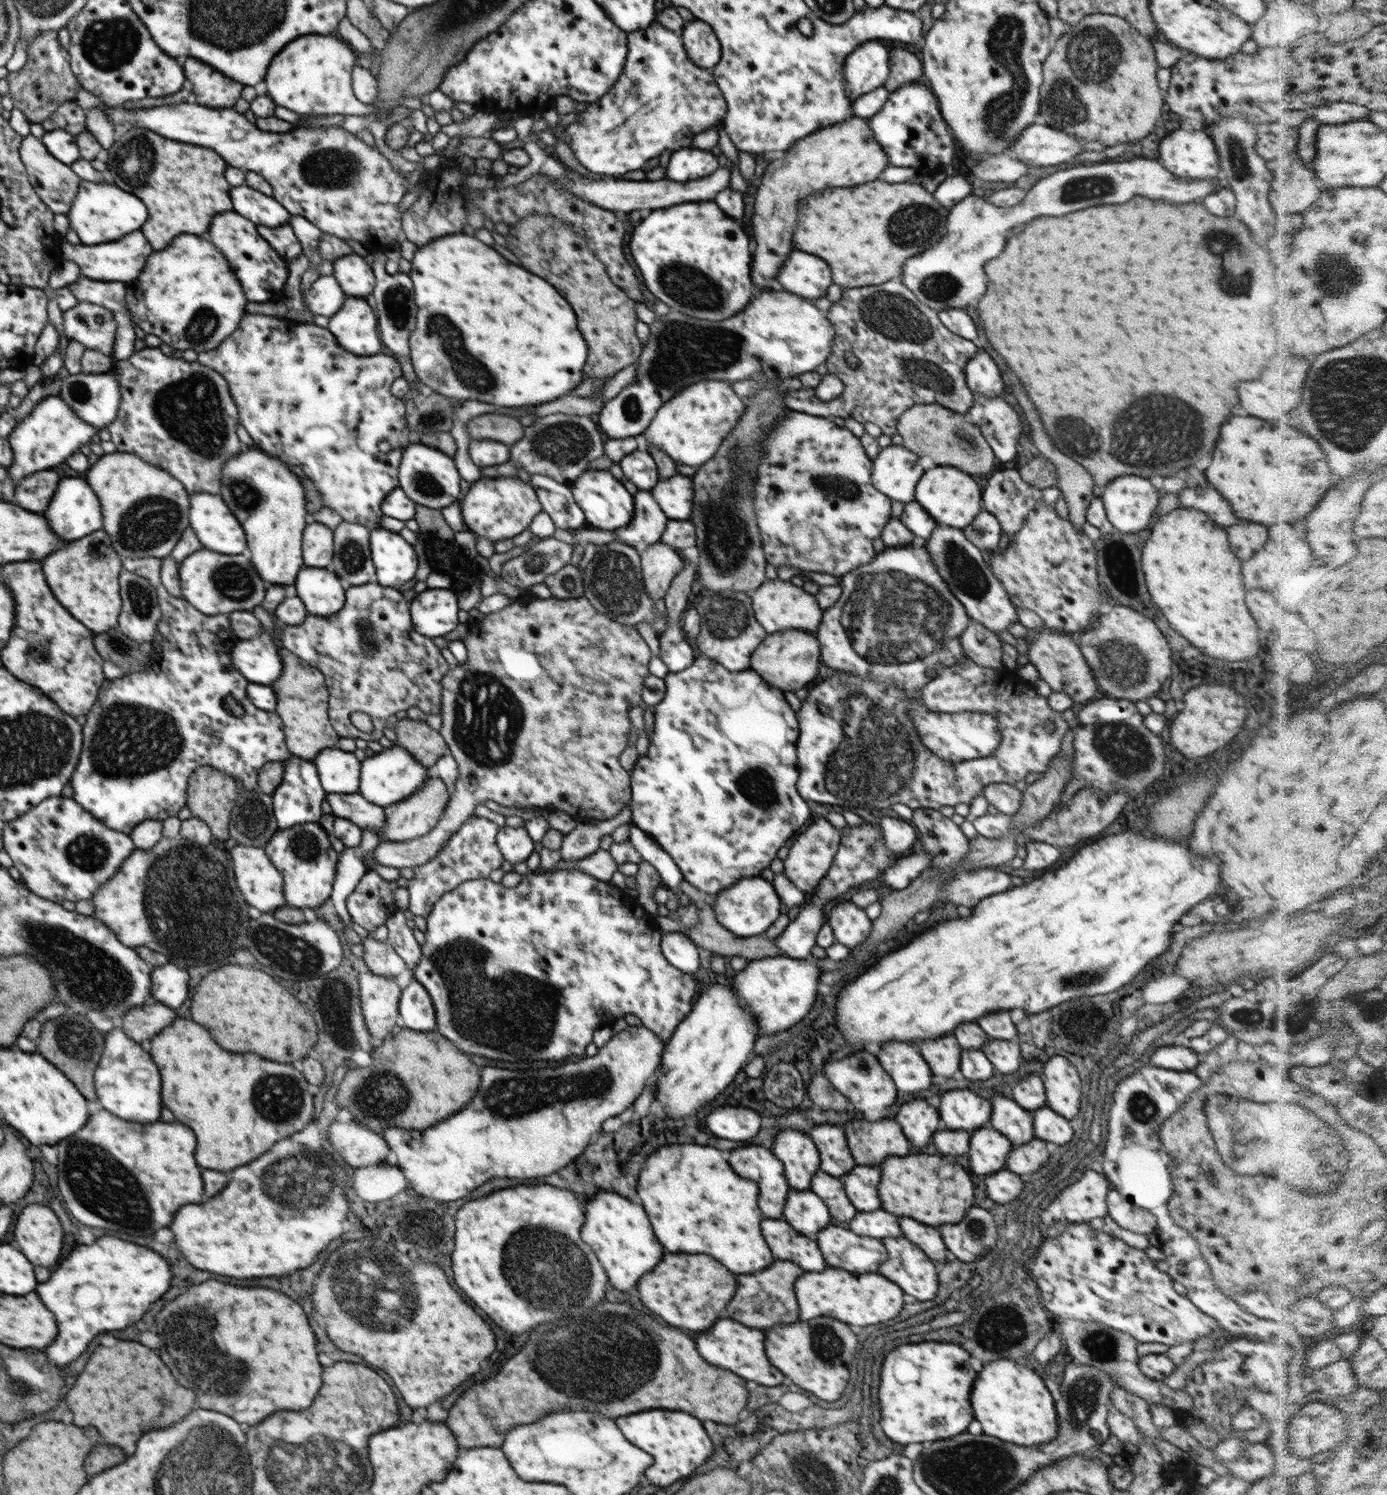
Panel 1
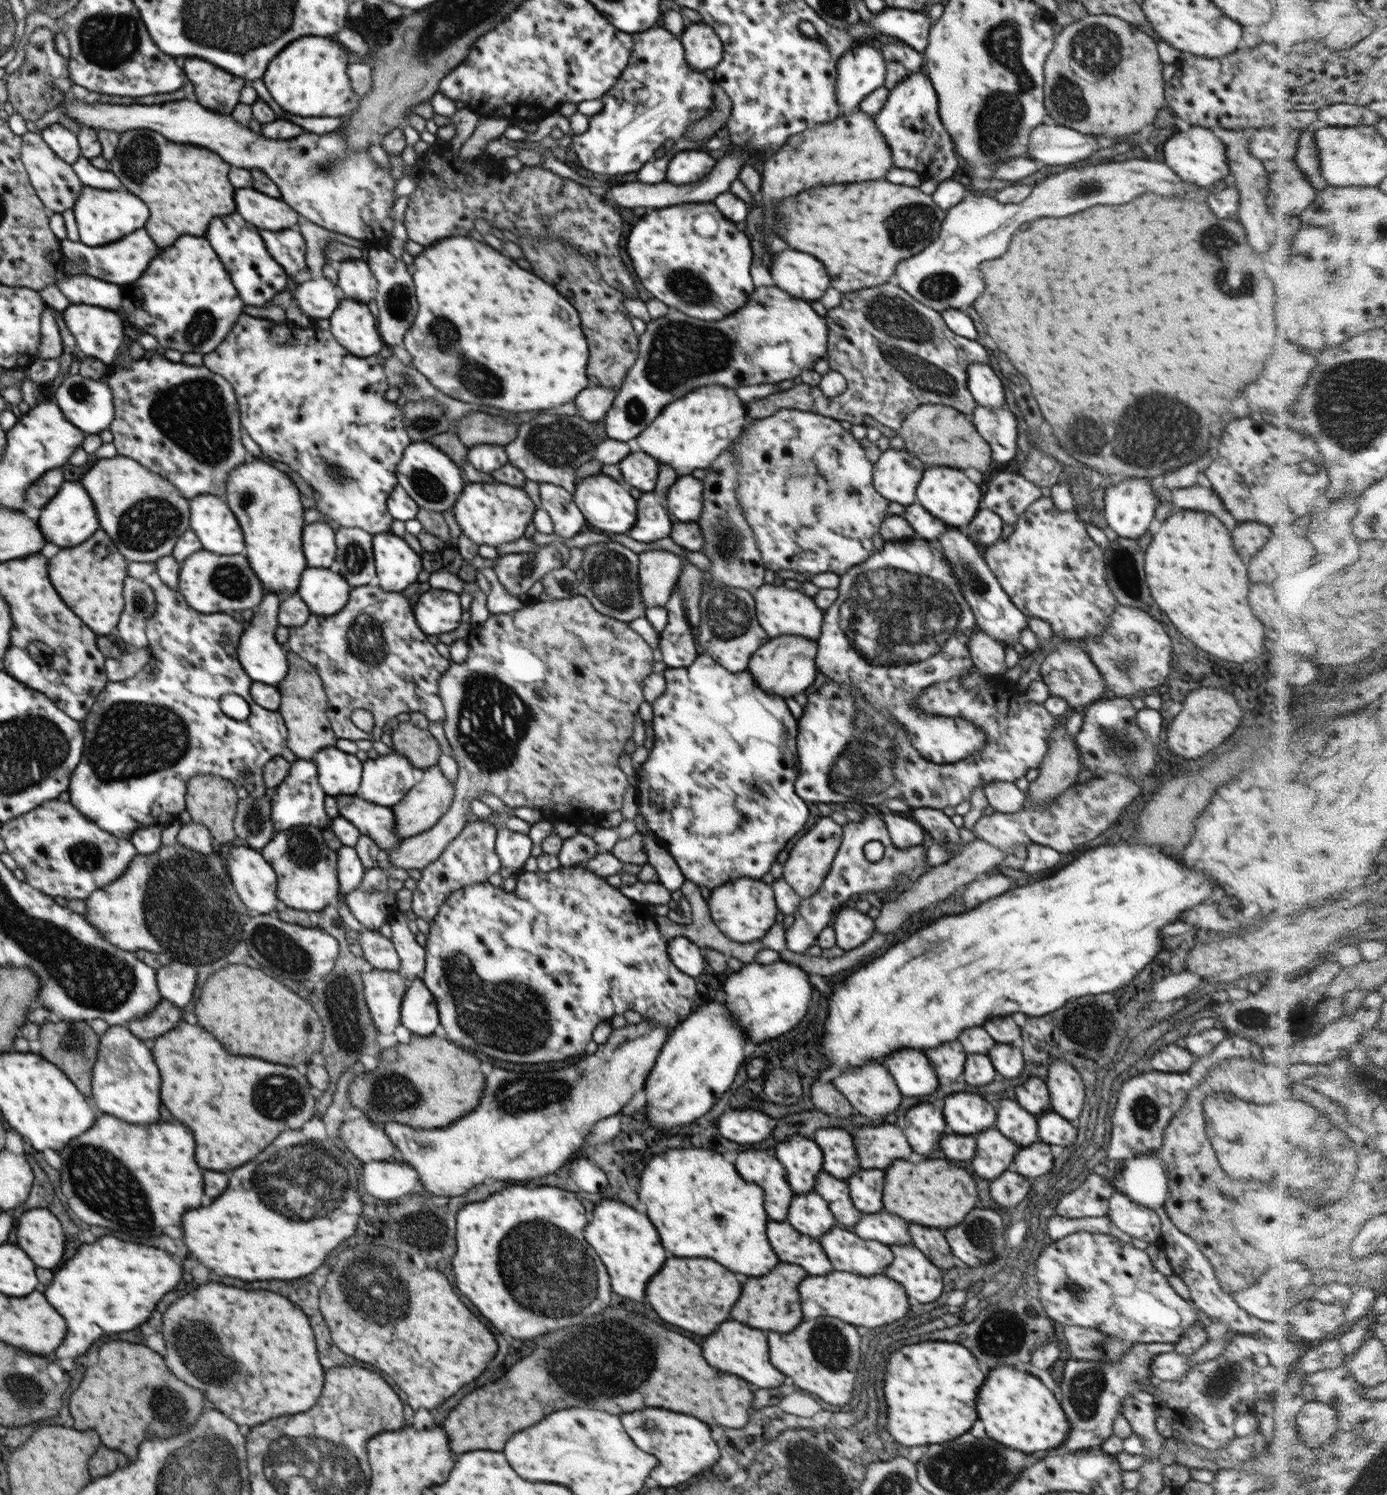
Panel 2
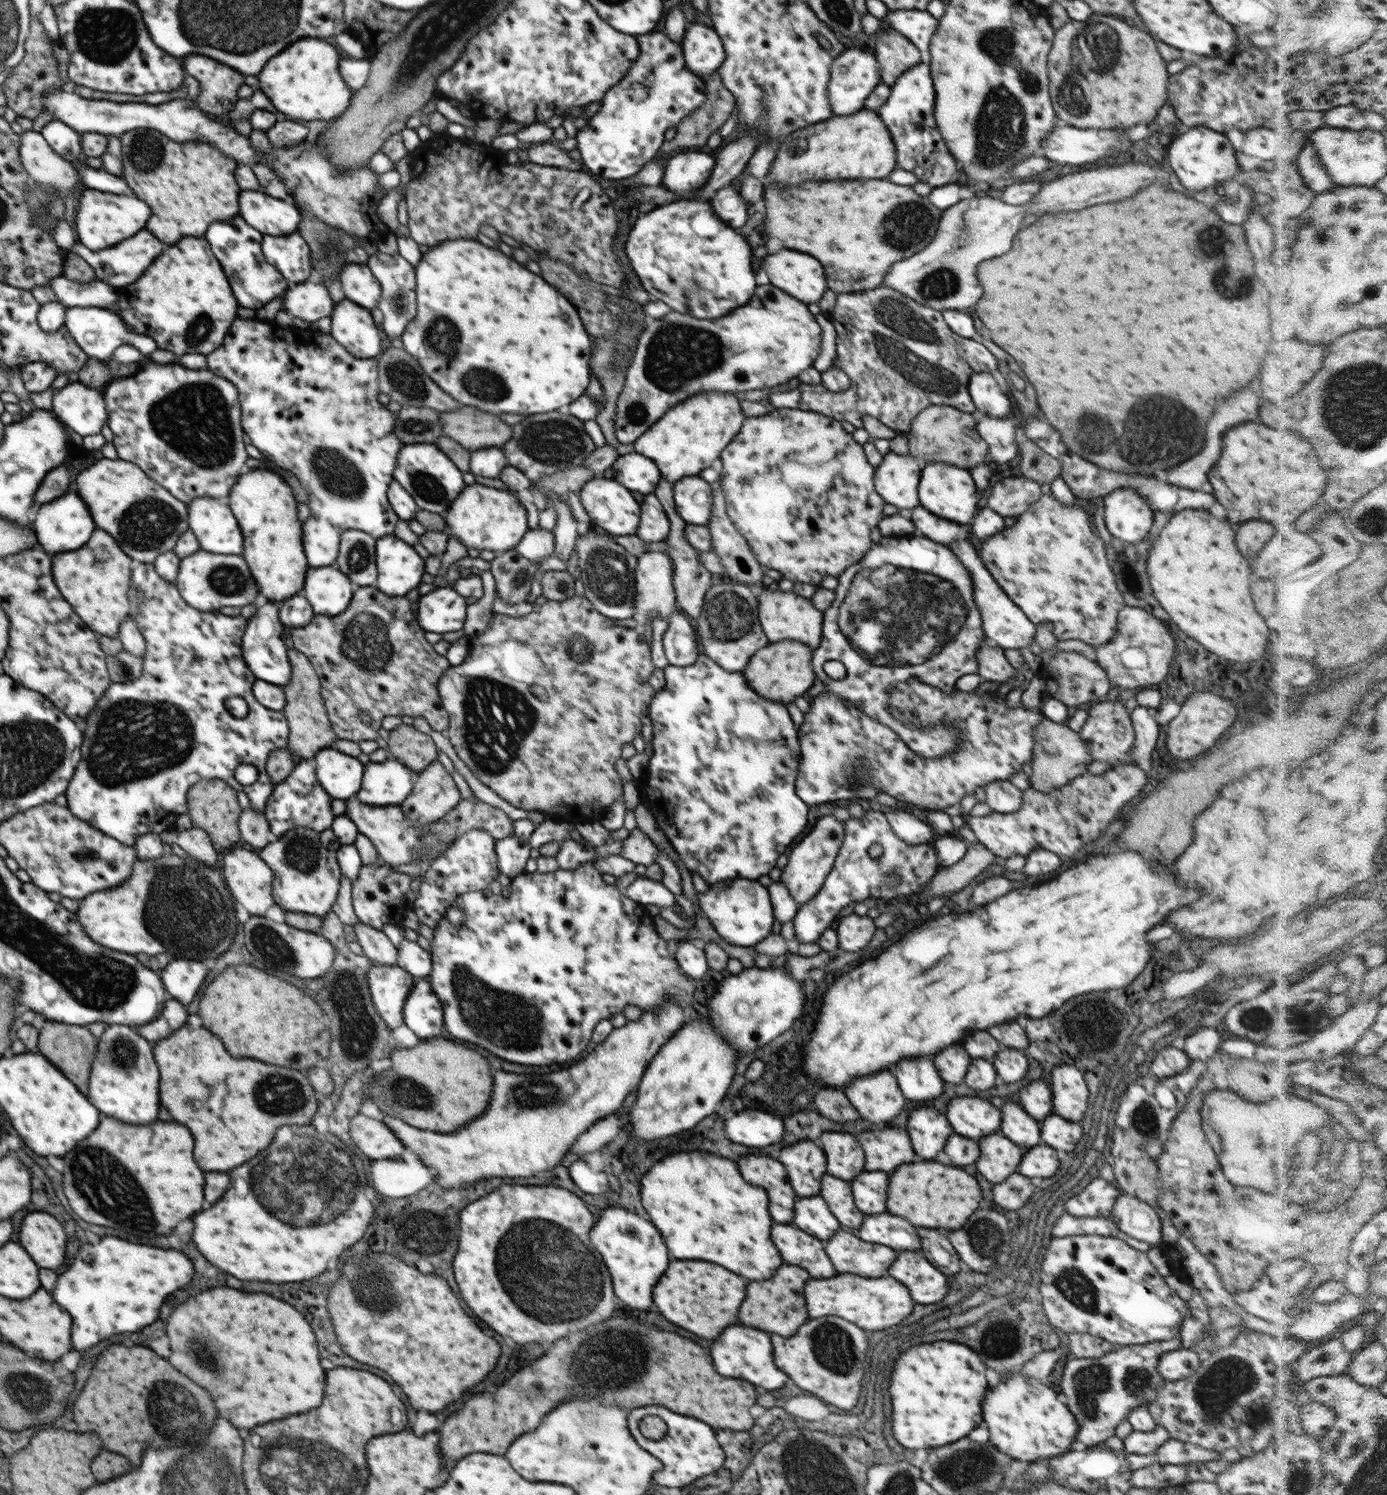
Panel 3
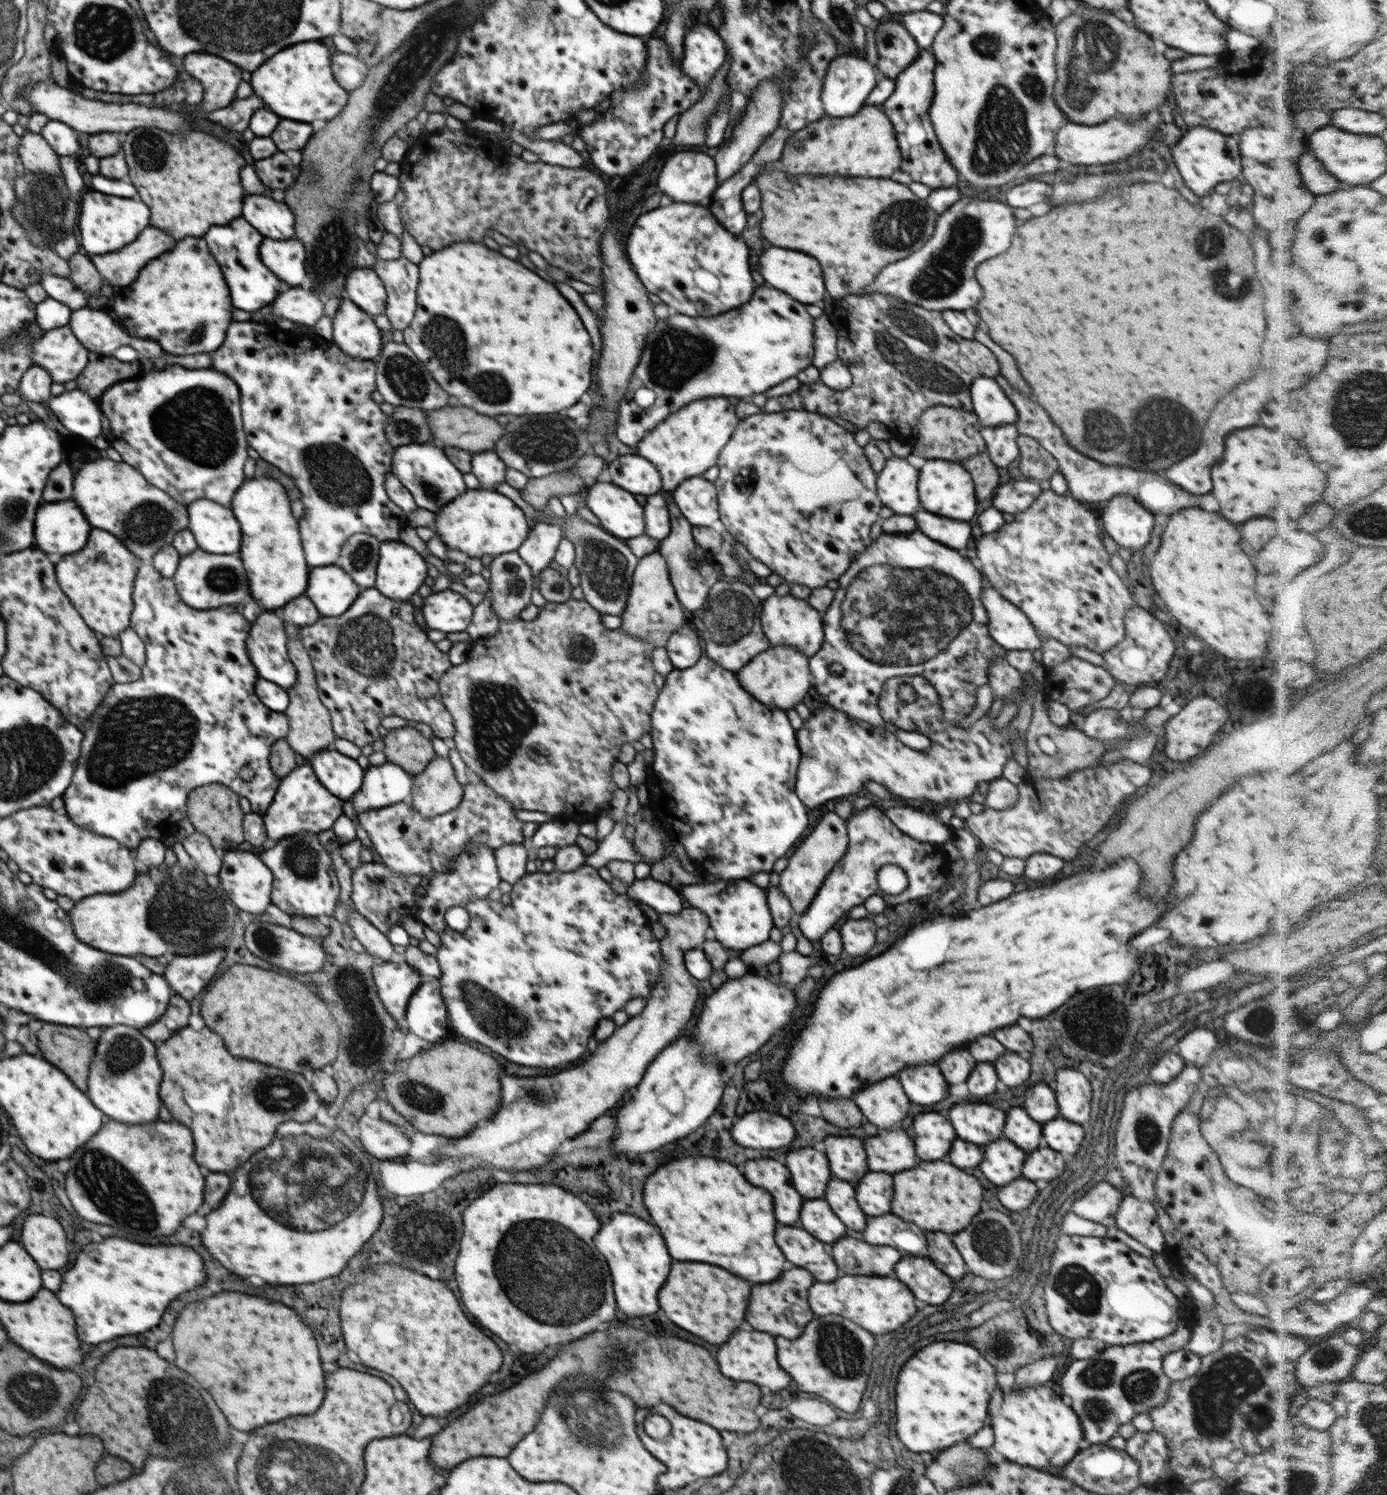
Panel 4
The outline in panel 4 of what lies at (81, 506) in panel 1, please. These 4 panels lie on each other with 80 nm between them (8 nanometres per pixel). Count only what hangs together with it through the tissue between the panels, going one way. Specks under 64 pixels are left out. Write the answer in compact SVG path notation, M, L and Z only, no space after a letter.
M72 500L44 503L39 506L40 520L36 522L36 546L47 554L72 554L84 548L93 526L84 518L82 510Z

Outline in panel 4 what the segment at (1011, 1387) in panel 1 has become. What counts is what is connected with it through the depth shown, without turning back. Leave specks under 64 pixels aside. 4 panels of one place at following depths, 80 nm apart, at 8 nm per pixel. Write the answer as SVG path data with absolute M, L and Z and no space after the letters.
M1047 1384L1025 1386L1024 1390L1006 1394L1000 1414L992 1418L992 1430L996 1436L994 1448L1007 1461L1047 1472L1066 1466L1085 1445L1080 1418Z

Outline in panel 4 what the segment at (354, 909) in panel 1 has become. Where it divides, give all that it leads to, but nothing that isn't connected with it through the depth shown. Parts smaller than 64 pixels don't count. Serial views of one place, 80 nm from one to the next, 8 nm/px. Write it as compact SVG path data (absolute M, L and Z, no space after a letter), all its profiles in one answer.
M378 860L372 863L362 863L352 873L352 906L386 935L393 926L400 924L402 918L406 916L416 918L418 915L420 908L414 889L420 885L420 881L420 876L396 874Z

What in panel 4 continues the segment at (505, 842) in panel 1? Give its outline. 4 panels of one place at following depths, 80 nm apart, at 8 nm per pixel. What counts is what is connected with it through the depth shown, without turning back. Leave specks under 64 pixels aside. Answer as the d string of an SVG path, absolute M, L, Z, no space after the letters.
M512 842L494 851L497 871L501 880L514 885L526 875L526 862L528 862L528 852L524 844Z

